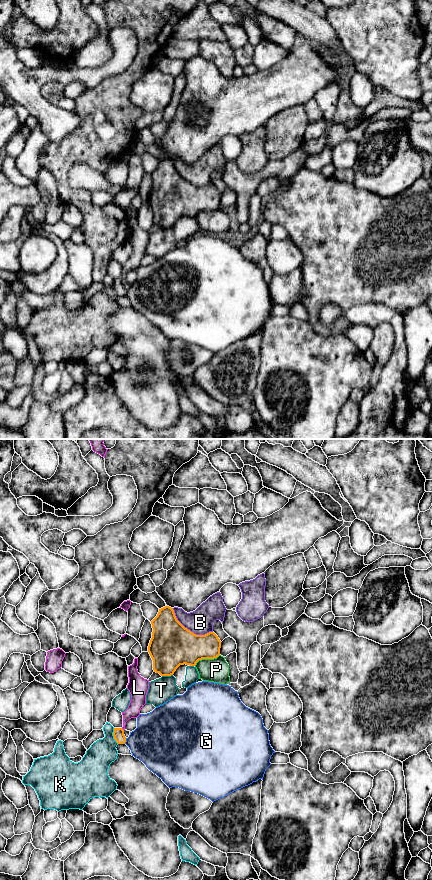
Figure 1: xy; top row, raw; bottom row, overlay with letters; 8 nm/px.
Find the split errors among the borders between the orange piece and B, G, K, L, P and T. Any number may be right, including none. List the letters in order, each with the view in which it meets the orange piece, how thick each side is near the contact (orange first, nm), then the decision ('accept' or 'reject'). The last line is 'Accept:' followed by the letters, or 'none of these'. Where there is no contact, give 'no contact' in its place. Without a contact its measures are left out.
B: meets orange in xy; 340 nm thick on the orange side, 200 nm on the other; reject
G: meets orange in xy; 90 nm thick on the orange side, 400 nm on the other; reject
K: meets orange in xy; 90 nm thick on the orange side, 220 nm on the other; reject
L: meets orange in xy; 90 nm thick on the orange side, 110 nm on the other; reject
P: meets orange in xy; 300 nm thick on the orange side, 200 nm on the other; reject
T: meets orange in xy; 340 nm thick on the orange side, 200 nm on the other; reject
Accept: none of these

